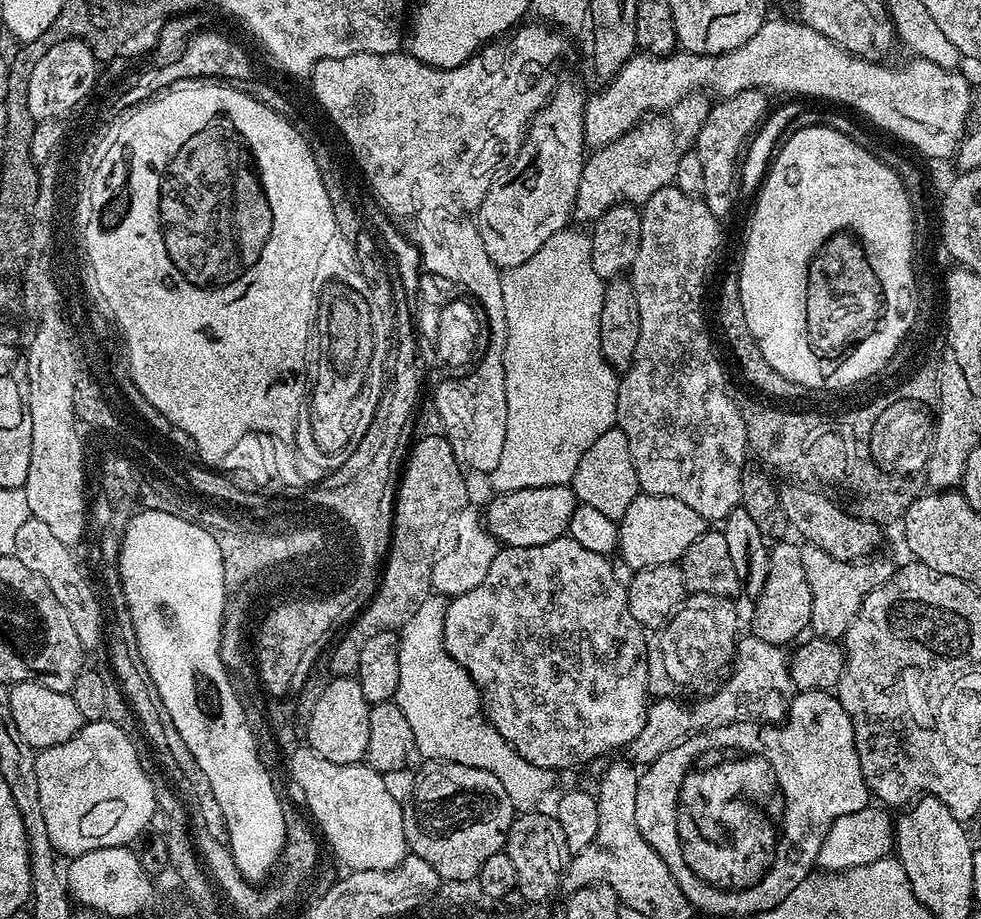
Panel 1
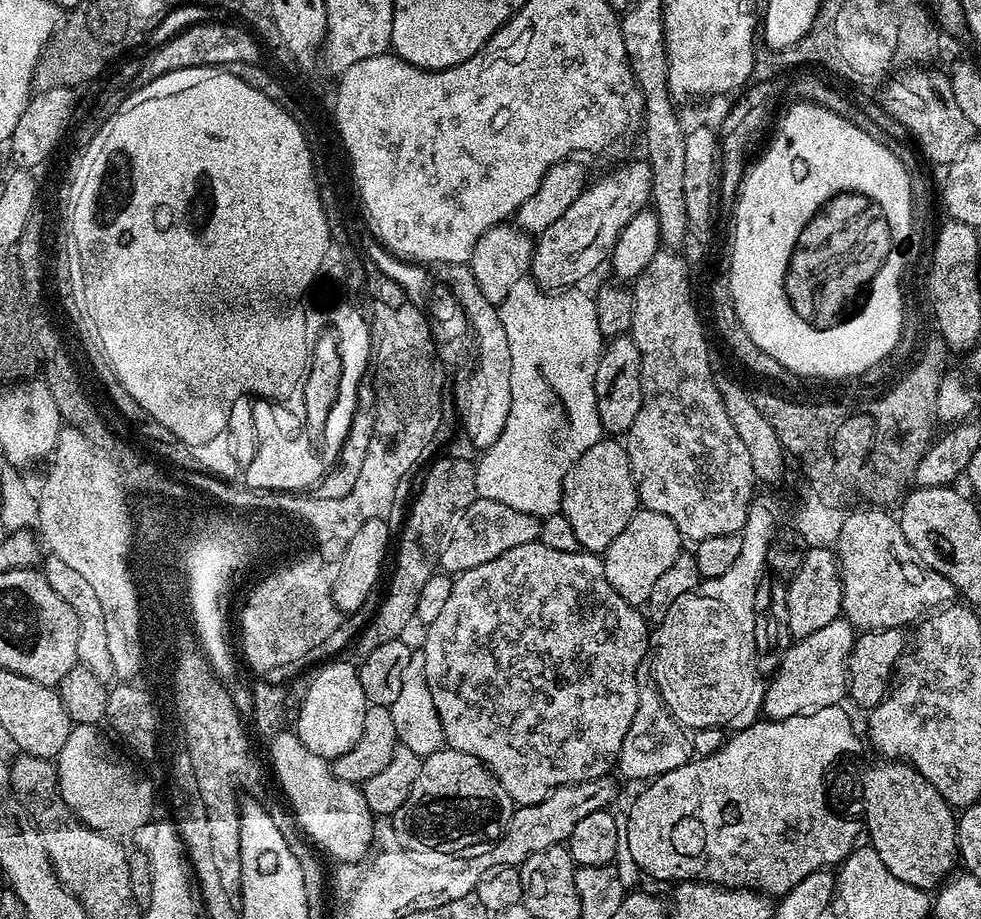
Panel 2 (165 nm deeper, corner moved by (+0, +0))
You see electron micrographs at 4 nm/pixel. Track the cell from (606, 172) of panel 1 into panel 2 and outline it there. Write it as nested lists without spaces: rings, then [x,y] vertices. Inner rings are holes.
[[[647,159],[632,160],[621,168],[613,170],[609,176],[601,178],[597,184],[589,183],[580,197],[570,204],[570,208],[553,225],[537,235],[532,250],[531,279],[545,290],[568,290],[579,280],[584,280],[600,263],[607,261],[612,255],[612,248],[618,242],[622,230],[640,212],[649,207],[652,199],[652,171]]]

